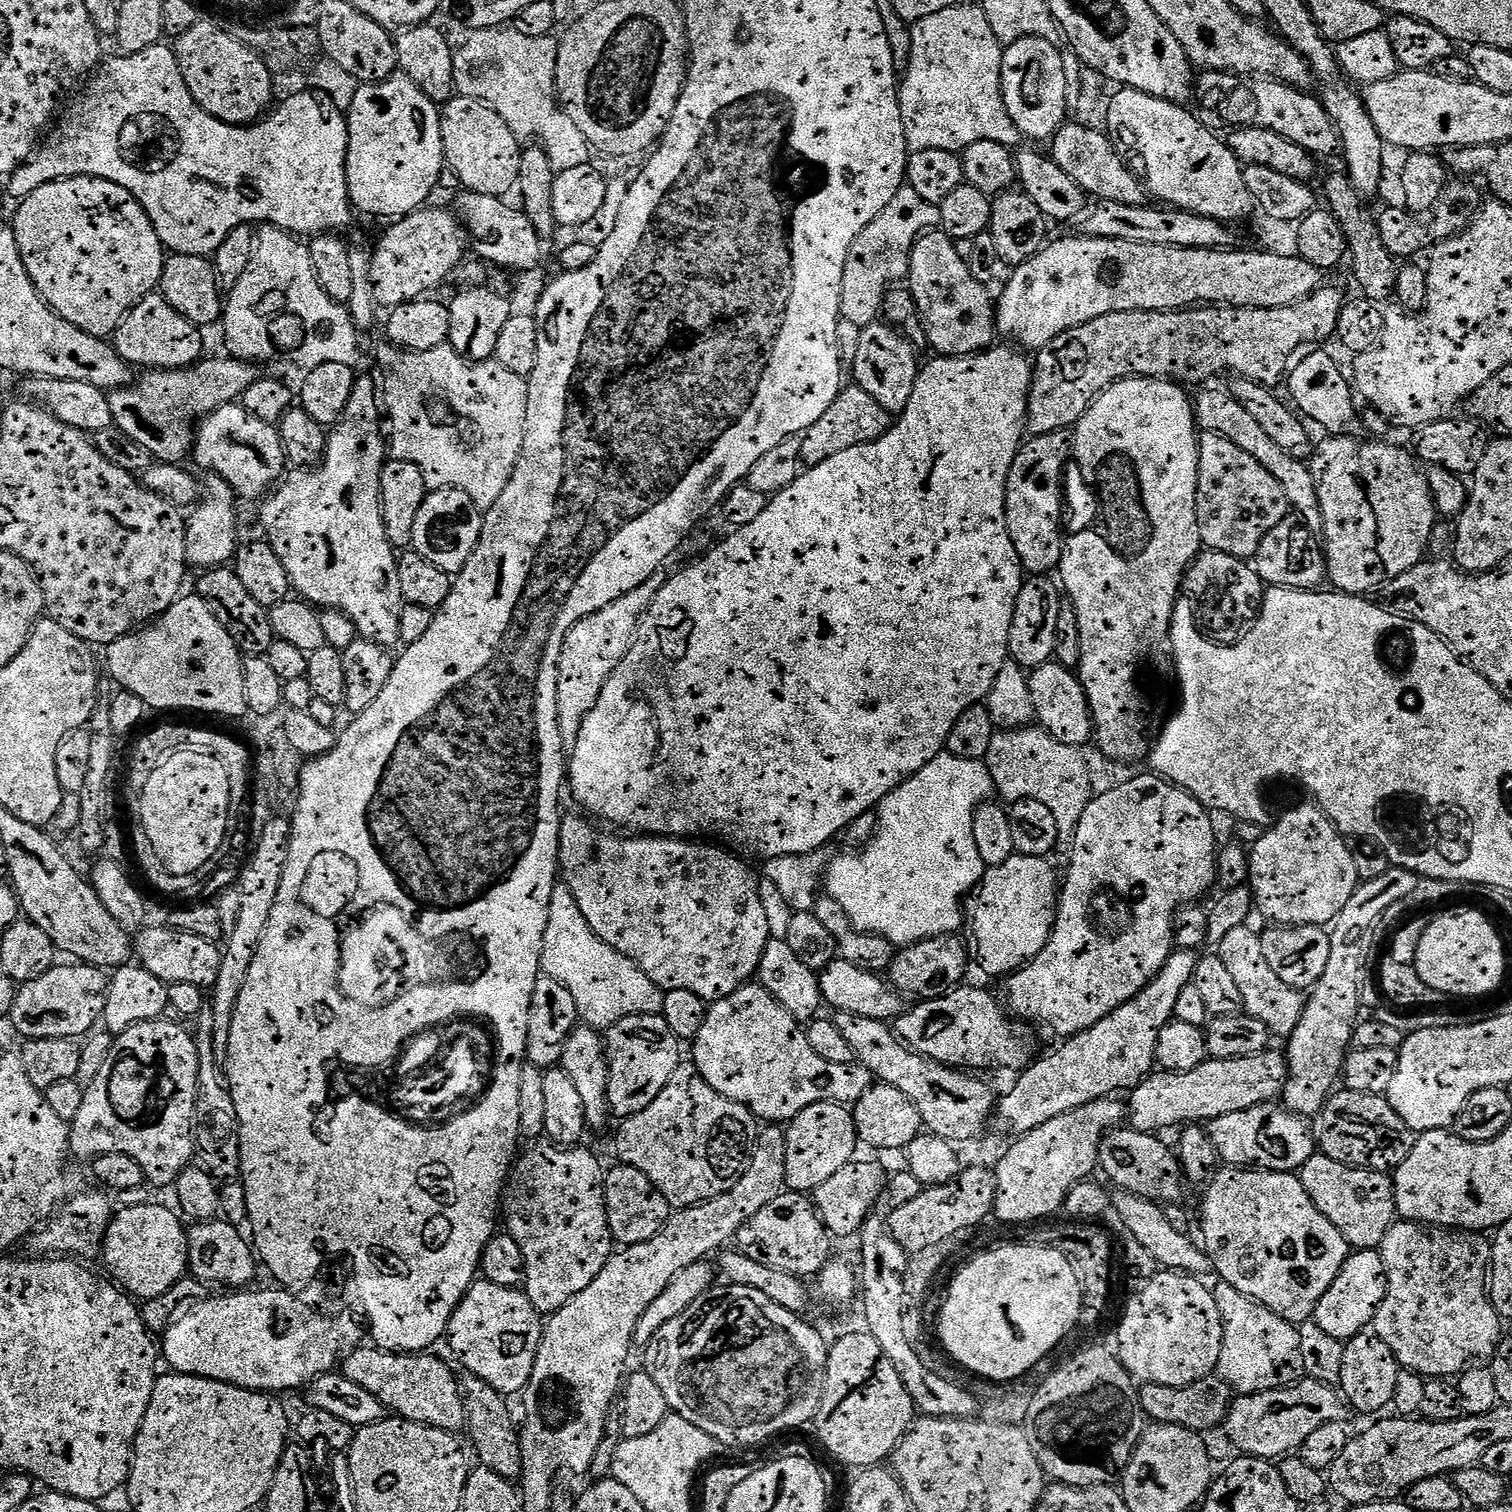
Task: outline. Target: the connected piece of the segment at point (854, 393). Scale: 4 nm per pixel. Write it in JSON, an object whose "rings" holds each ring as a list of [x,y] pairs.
{"rings":[[[855,386],[841,387],[830,410],[826,410],[826,414],[822,414],[822,418],[818,418],[818,422],[814,422],[814,426],[810,426],[799,437],[801,461],[808,466],[821,464],[826,462],[826,458],[834,458],[834,454],[842,454],[842,450],[850,450],[850,446],[872,444],[883,438],[893,423],[893,413],[882,410],[882,406],[878,406],[878,402],[874,402],[866,390]]]}

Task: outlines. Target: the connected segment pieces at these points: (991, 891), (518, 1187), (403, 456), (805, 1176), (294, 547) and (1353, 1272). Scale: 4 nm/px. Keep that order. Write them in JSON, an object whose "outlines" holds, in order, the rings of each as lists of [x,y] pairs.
{"outlines":[[[[1013,855],[1008,861],[998,866],[988,868],[980,879],[974,895],[971,897],[972,905],[966,908],[966,932],[970,941],[974,960],[980,963],[980,968],[988,976],[1007,978],[1025,964],[1030,963],[1035,956],[1046,946],[1056,925],[1056,906],[1058,903],[1058,876],[1048,865],[1049,861],[1042,856]]],[[[551,1142],[543,1143],[536,1144],[533,1148],[526,1149],[525,1152],[523,1149],[519,1153],[518,1159],[513,1163],[512,1170],[509,1172],[504,1185],[502,1220],[503,1223],[504,1220],[508,1223],[508,1227],[506,1227],[507,1234],[512,1236],[514,1242],[521,1248],[522,1258],[524,1259],[523,1291],[526,1293],[529,1302],[535,1306],[537,1312],[551,1314],[562,1306],[566,1306],[566,1302],[570,1302],[570,1298],[582,1294],[582,1290],[586,1290],[586,1286],[590,1286],[590,1282],[594,1282],[594,1278],[598,1278],[598,1274],[602,1274],[602,1266],[606,1266],[606,1262],[612,1257],[614,1241],[612,1239],[612,1231],[608,1225],[606,1206],[604,1205],[605,1165],[600,1165],[599,1158],[594,1153],[587,1152],[584,1146],[557,1146]]],[[[395,346],[387,347],[380,352],[380,364],[384,368],[389,368],[389,380],[385,382],[384,388],[382,384],[382,404],[386,409],[387,419],[388,416],[392,419],[392,440],[390,436],[391,459],[414,462],[414,466],[418,466],[422,470],[422,474],[426,478],[426,486],[429,490],[457,488],[466,494],[470,494],[472,501],[482,510],[487,510],[490,506],[494,506],[494,502],[498,502],[498,498],[502,498],[502,490],[506,490],[506,486],[516,469],[518,458],[522,454],[522,442],[524,441],[524,431],[526,430],[526,402],[528,401],[527,379],[514,374],[510,370],[506,370],[506,366],[502,366],[494,358],[479,362],[464,360],[450,346],[426,350],[425,352],[410,352],[401,350]]],[[[815,1104],[802,1110],[786,1128],[785,1185],[793,1192],[815,1193],[826,1178],[838,1174],[842,1166],[853,1163],[856,1146],[858,1137],[853,1113],[845,1105]]],[[[361,375],[356,381],[356,389],[352,392],[348,408],[344,411],[342,419],[327,433],[327,444],[325,446],[323,460],[318,466],[309,467],[307,470],[289,471],[287,475],[275,485],[274,491],[259,507],[261,506],[260,524],[264,527],[265,534],[268,535],[265,536],[266,542],[272,547],[274,554],[278,554],[282,566],[286,566],[289,585],[291,585],[295,591],[297,588],[297,590],[301,592],[297,593],[299,593],[307,603],[315,606],[317,609],[325,610],[324,608],[337,608],[338,611],[345,612],[345,614],[352,619],[353,626],[360,631],[357,633],[359,633],[363,639],[373,640],[376,644],[382,645],[383,648],[391,649],[393,647],[392,644],[399,645],[401,643],[399,636],[399,620],[405,602],[402,598],[402,586],[398,582],[398,552],[397,549],[392,547],[390,538],[386,534],[386,526],[384,525],[384,504],[380,501],[382,470],[386,463],[386,440],[385,437],[384,440],[380,437],[380,416],[382,420],[382,408],[378,403],[377,385],[375,388],[375,386],[372,385],[370,377]]],[[[1377,1249],[1353,1251],[1343,1264],[1338,1278],[1331,1284],[1330,1290],[1316,1303],[1313,1322],[1337,1342],[1347,1342],[1359,1336],[1376,1319],[1377,1308],[1387,1294],[1388,1276]]]]}

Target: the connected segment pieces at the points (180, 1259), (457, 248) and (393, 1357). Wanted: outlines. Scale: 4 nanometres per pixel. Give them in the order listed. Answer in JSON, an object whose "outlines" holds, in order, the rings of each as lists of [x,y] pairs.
{"outlines":[[[[132,1204],[121,1212],[119,1209],[104,1231],[102,1257],[104,1256],[104,1264],[108,1267],[107,1275],[137,1301],[145,1302],[166,1295],[188,1272],[188,1234],[185,1225],[180,1225],[181,1217],[173,1212],[160,1204]]],[[[425,206],[419,212],[401,216],[380,236],[371,249],[372,285],[377,305],[391,310],[399,304],[427,297],[460,263],[470,248],[470,237],[459,215],[444,208]]],[[[367,1346],[356,1348],[342,1360],[342,1373],[350,1382],[358,1383],[384,1404],[389,1413],[399,1419],[425,1424],[431,1428],[441,1428],[456,1434],[465,1427],[464,1398],[461,1395],[461,1381],[438,1357],[433,1354],[397,1354],[384,1352],[381,1348]]]]}

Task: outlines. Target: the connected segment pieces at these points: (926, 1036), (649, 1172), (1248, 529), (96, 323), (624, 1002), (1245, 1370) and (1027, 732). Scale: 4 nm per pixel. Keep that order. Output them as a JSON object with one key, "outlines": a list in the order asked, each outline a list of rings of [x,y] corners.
{"outlines":[[[[957,986],[935,1000],[925,1000],[917,1003],[917,1008],[901,1012],[894,1021],[897,1037],[919,1056],[961,1070],[1027,1067],[1034,1054],[1029,1029],[1010,1020],[1001,1001],[986,989],[964,987]]],[[[691,1062],[679,1064],[674,1070],[670,1082],[666,1082],[662,1094],[658,1094],[658,1098],[654,1098],[654,1102],[650,1102],[650,1106],[646,1106],[641,1112],[636,1112],[633,1116],[627,1117],[621,1124],[624,1125],[621,1126],[620,1133],[616,1136],[616,1152],[620,1155],[618,1157],[619,1163],[634,1166],[634,1170],[642,1170],[642,1174],[646,1174],[646,1178],[650,1178],[650,1182],[660,1191],[662,1198],[666,1198],[668,1207],[672,1210],[693,1208],[696,1204],[704,1204],[708,1200],[713,1200],[730,1190],[734,1190],[734,1186],[738,1186],[742,1174],[748,1168],[750,1159],[750,1136],[748,1140],[748,1132],[753,1131],[752,1133],[755,1133],[758,1128],[758,1121],[749,1108],[738,1102],[730,1102],[730,1098],[718,1094],[718,1090],[714,1090],[714,1086],[710,1086],[706,1082],[706,1078],[702,1078],[702,1074],[698,1074],[695,1064]]],[[[1203,432],[1197,439],[1199,446],[1199,480],[1196,487],[1195,516],[1199,526],[1201,545],[1213,552],[1230,554],[1240,559],[1253,559],[1261,540],[1274,526],[1289,515],[1288,499],[1278,480],[1256,458],[1239,449],[1234,442],[1221,435]]],[[[75,176],[69,180],[55,180],[46,186],[38,186],[34,194],[25,196],[19,201],[16,217],[10,220],[10,227],[16,236],[16,245],[22,254],[22,262],[34,282],[34,286],[40,291],[41,296],[66,322],[78,326],[78,330],[86,330],[86,334],[108,338],[115,333],[122,321],[132,311],[132,308],[146,296],[151,296],[159,289],[164,261],[166,259],[166,249],[161,236],[154,230],[150,218],[145,214],[144,207],[139,204],[122,186],[118,186],[109,180],[94,178],[93,176]]],[[[557,883],[550,894],[550,914],[542,942],[540,967],[543,975],[554,978],[570,990],[577,1017],[587,1027],[613,1028],[622,1018],[652,1017],[662,1013],[665,993],[630,958],[614,950],[586,922],[567,884]]],[[[1219,1281],[1217,1285],[1214,1288],[1215,1300],[1224,1322],[1217,1376],[1239,1395],[1256,1395],[1297,1383],[1305,1371],[1299,1329],[1270,1308],[1242,1295],[1229,1283]]],[[[1029,726],[997,731],[983,761],[990,770],[993,789],[1001,796],[999,799],[1042,802],[1042,806],[1054,814],[1054,822],[1058,822],[1058,845],[1068,846],[1094,795],[1092,776],[1088,773],[1088,764],[1082,753],[1080,748],[1058,742],[1058,738],[1044,728]]]]}

